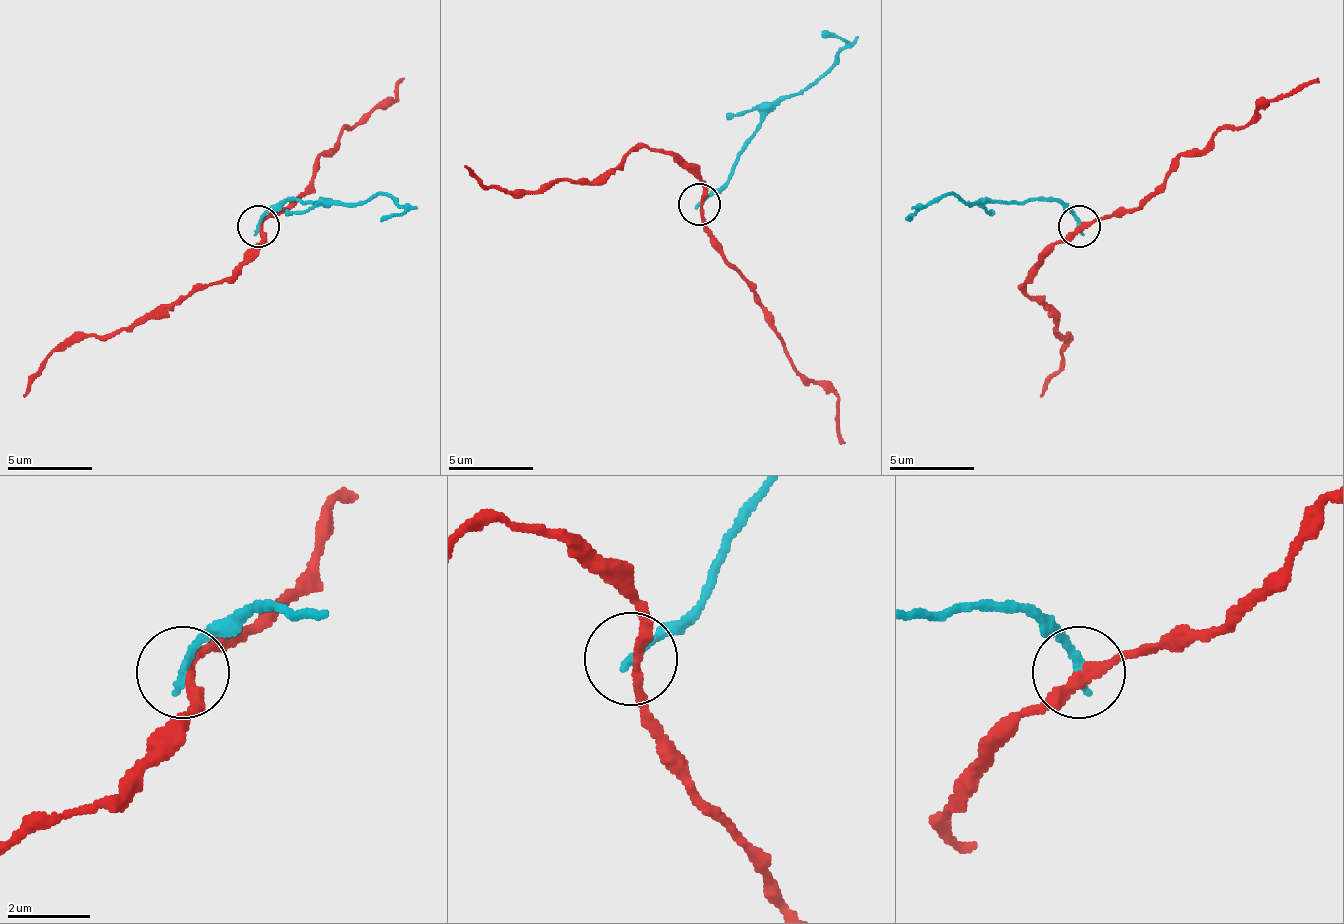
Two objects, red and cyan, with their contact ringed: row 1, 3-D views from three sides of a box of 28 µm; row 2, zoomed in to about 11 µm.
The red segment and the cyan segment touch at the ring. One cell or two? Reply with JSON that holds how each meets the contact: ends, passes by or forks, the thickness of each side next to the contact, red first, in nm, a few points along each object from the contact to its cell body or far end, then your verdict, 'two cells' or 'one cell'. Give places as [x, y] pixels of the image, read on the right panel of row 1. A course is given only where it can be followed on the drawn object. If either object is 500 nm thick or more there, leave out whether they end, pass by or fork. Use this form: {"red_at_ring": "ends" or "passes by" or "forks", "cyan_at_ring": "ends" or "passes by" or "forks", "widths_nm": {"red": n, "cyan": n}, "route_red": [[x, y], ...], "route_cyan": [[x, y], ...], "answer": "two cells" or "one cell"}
{"red_at_ring": "passes by", "cyan_at_ring": "ends", "widths_nm": {"red": 240, "cyan": 200}, "route_red": [[1078, 227], [1061, 240], [1023, 282], [1023, 286], [1057, 320], [1057, 328], [1065, 337], [1061, 371], [1040, 396]], "route_cyan": [[1078, 227], [1057, 202], [959, 202], [942, 193], [904, 218]], "answer": "two cells"}

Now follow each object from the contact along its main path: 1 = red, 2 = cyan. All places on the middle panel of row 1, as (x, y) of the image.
1: (700, 203), (704, 186), (658, 148), (632, 148), (590, 182), (556, 182), (544, 190), (485, 186), (463, 165)
2: (700, 203), (725, 182), (755, 127), (827, 67), (844, 42), (823, 29)

